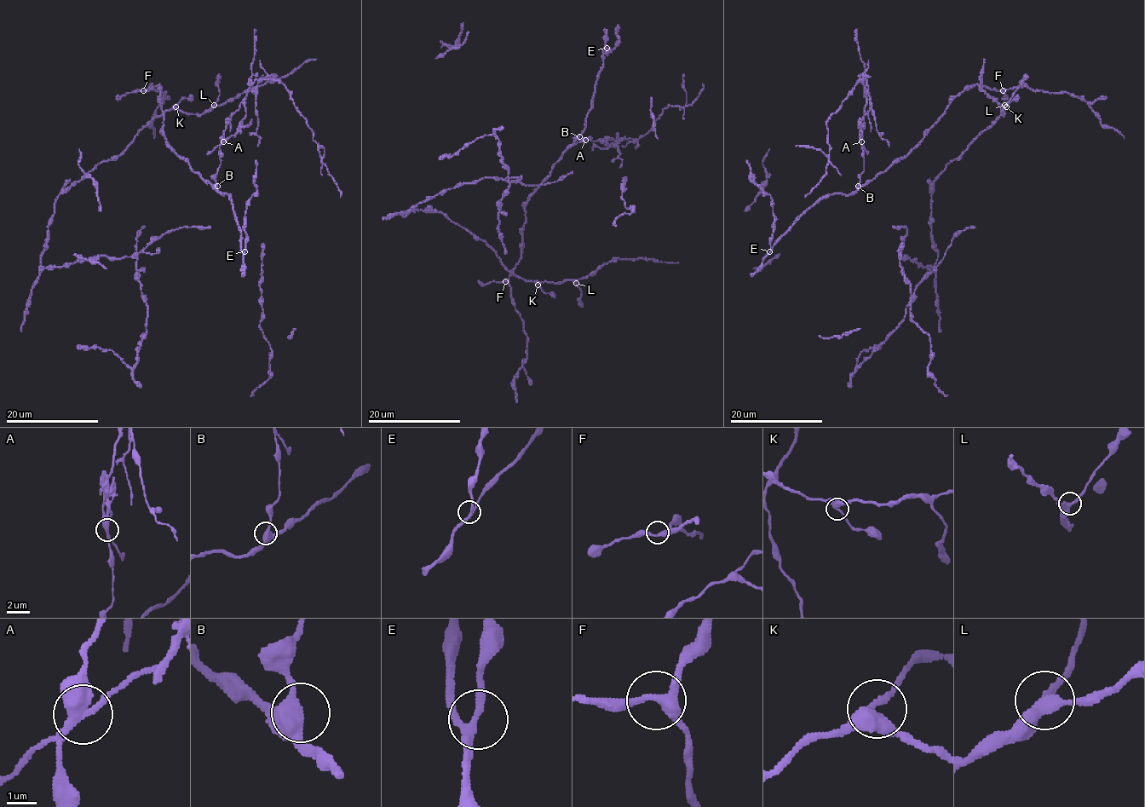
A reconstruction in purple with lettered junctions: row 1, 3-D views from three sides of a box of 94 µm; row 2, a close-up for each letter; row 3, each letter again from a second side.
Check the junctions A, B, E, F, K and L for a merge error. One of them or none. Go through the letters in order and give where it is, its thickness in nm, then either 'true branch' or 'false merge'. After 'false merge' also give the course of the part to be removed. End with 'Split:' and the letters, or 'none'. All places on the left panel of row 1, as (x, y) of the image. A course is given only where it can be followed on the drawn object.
A: place (223, 141); calibre 360 nm; false merge; course (223, 141), (237, 131), (246, 114), (247, 89), (256, 79), (277, 79), (313, 133), (322, 163), (341, 197)
B: place (217, 186); calibre 440 nm; true branch
E: place (244, 251); calibre 240 nm; true branch
F: place (143, 90); calibre 280 nm; true branch
K: place (175, 106); calibre 320 nm; true branch
L: place (214, 105); calibre 360 nm; true branch
Split: A

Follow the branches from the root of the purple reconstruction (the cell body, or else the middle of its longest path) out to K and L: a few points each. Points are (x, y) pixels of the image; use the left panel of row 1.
K: (123, 151), (146, 124), (175, 106)
L: (123, 151), (146, 124), (164, 112), (178, 110), (201, 114), (214, 105)

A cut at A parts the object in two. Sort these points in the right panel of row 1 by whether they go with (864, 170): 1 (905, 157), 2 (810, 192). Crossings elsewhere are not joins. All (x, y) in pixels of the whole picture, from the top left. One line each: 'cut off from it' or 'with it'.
1: with it
2: cut off from it

